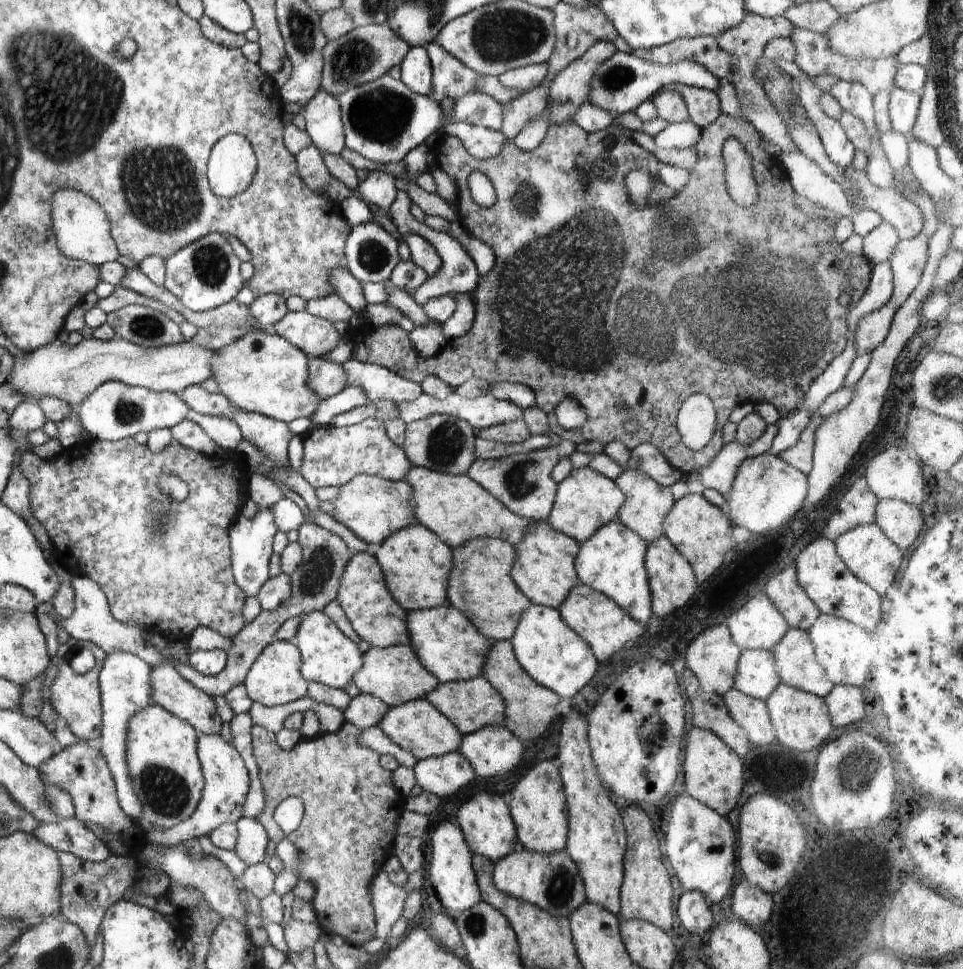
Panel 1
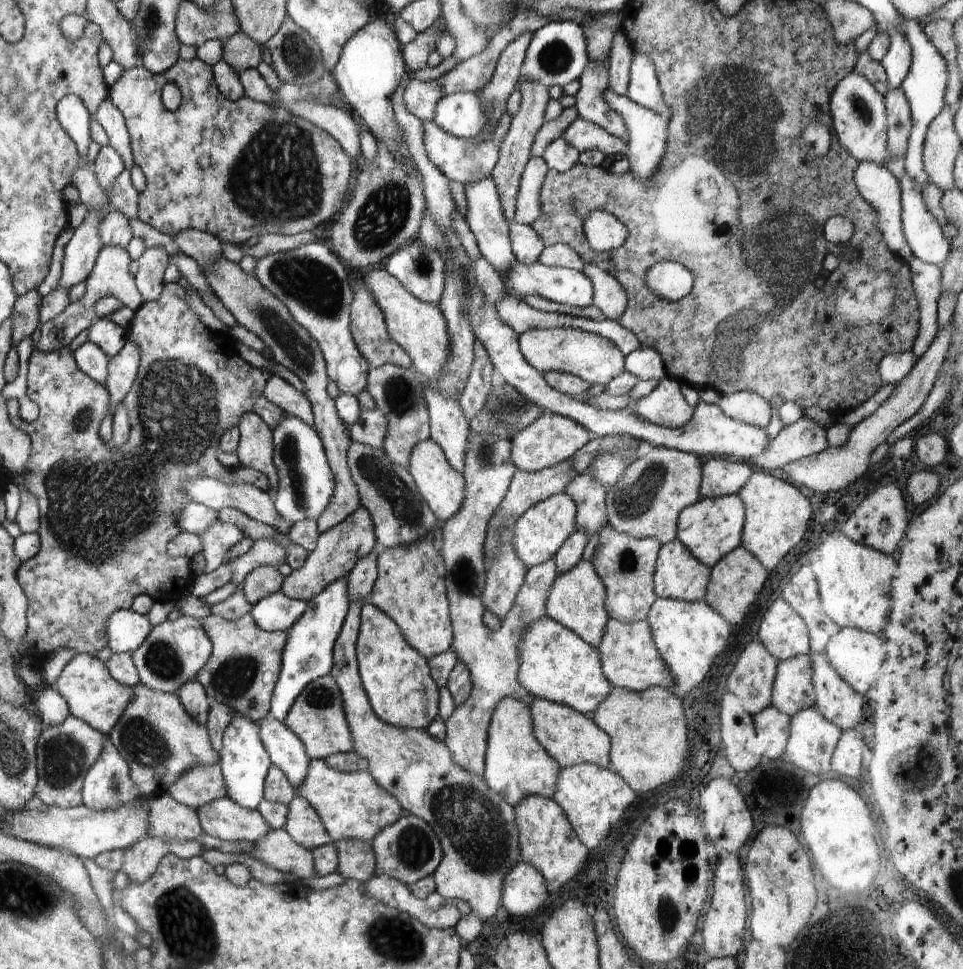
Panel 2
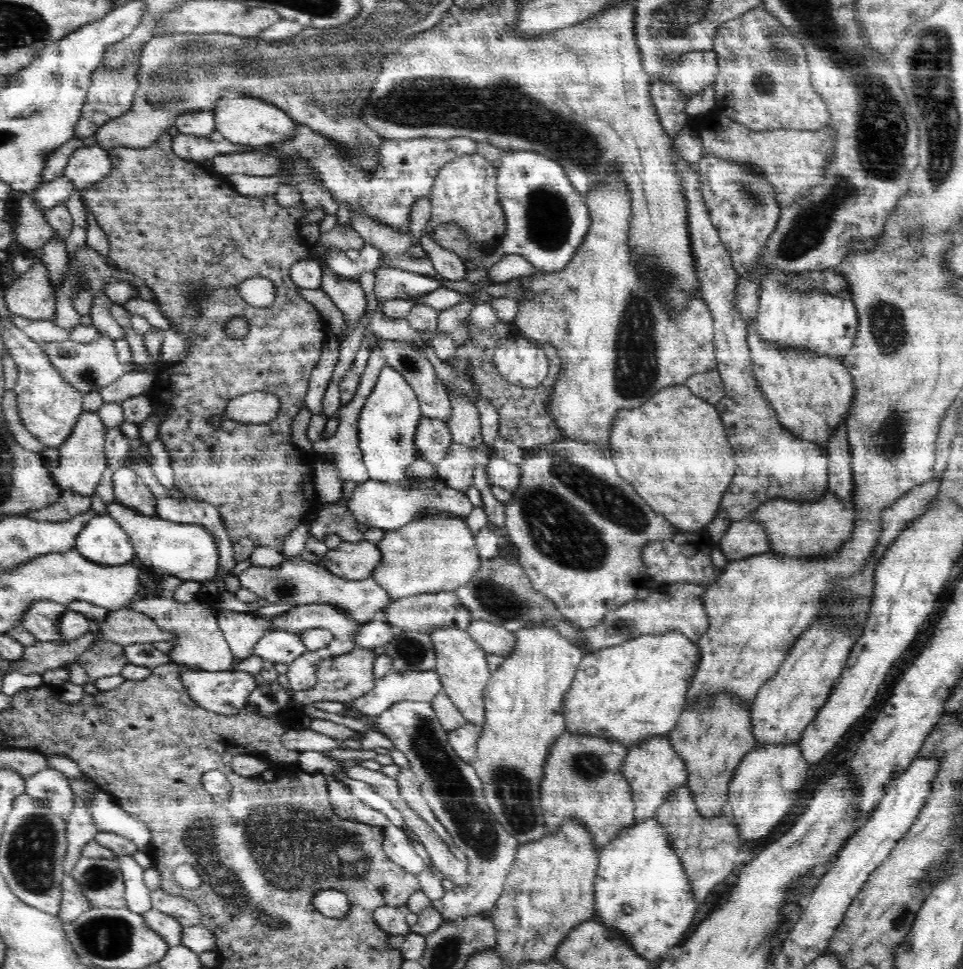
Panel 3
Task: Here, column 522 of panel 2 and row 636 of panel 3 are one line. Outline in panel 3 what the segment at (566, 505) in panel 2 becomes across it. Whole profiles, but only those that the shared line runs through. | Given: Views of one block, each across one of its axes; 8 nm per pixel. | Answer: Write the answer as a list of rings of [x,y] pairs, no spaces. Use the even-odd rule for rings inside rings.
[[[548,623],[522,627],[513,632],[515,643],[512,652],[503,657],[498,670],[491,671],[491,678],[483,691],[486,722],[482,726],[477,743],[477,756],[471,762],[483,784],[487,805],[496,821],[514,836],[520,844],[540,840],[549,833],[541,808],[541,780],[545,759],[554,741],[566,729],[562,701],[574,681],[578,665],[585,655],[578,645],[558,634]]]

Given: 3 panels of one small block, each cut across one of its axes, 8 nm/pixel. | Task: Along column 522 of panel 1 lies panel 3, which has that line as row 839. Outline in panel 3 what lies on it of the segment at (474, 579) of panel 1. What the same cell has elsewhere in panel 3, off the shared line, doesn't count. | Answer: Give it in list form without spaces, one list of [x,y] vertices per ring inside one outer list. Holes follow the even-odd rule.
[[[565,729],[548,752],[541,780],[541,808],[549,833],[558,832],[563,820],[578,819],[592,833],[600,850],[622,830],[636,822],[632,789],[621,773],[628,749],[620,741]]]

